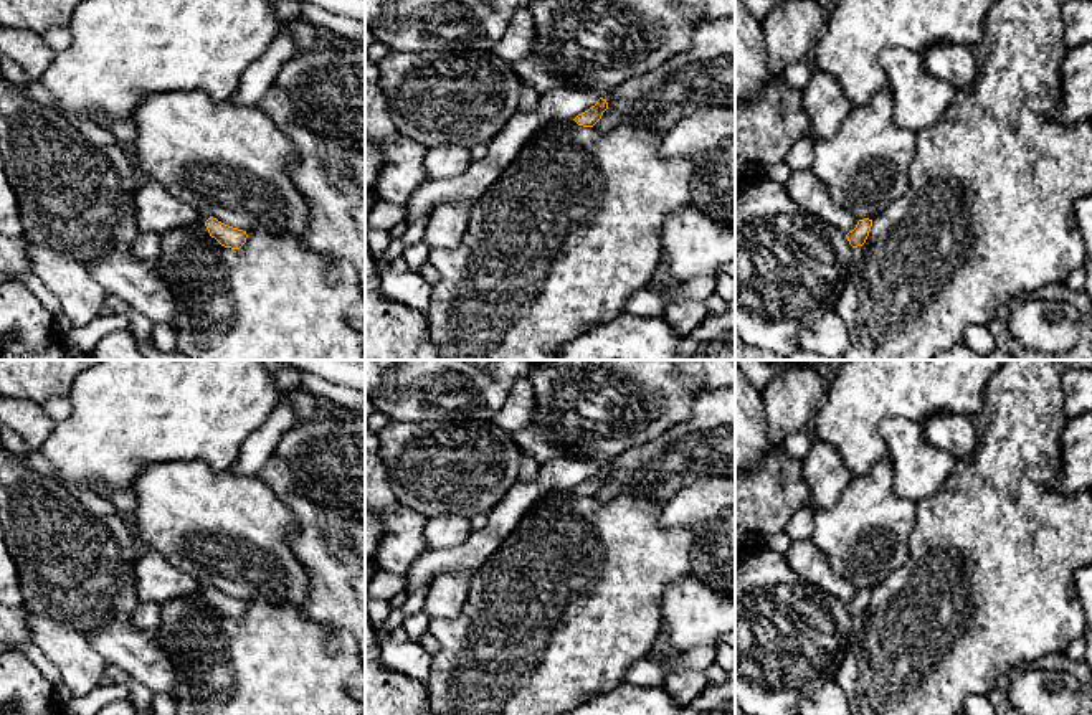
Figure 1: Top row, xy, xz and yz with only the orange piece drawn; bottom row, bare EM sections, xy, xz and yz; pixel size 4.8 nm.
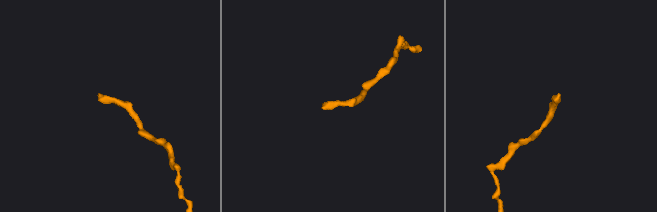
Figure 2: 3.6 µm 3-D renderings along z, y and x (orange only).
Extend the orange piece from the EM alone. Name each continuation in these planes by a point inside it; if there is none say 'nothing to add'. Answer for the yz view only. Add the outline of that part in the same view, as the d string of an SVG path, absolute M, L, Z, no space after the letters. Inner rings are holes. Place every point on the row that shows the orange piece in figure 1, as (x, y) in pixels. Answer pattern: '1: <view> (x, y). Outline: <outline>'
nothing to add

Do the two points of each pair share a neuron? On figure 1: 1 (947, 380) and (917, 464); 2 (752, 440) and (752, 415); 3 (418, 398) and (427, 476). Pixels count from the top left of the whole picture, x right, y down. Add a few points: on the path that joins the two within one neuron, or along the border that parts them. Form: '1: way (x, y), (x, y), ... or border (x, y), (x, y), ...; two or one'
1: border (919, 421), (887, 416), (879, 423); two
2: way (752, 433), (752, 421); one
3: border (390, 420), (461, 421); two

